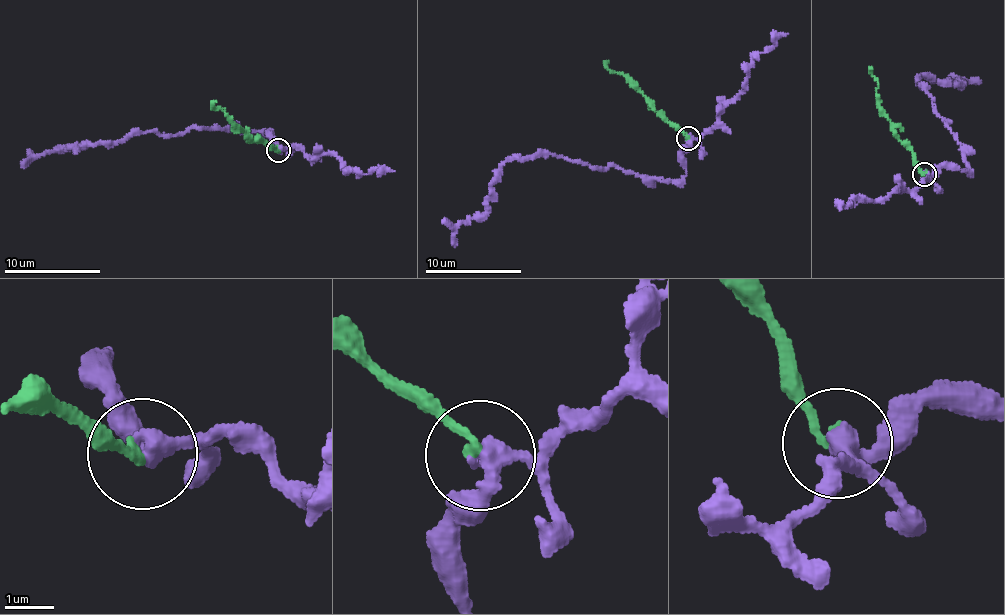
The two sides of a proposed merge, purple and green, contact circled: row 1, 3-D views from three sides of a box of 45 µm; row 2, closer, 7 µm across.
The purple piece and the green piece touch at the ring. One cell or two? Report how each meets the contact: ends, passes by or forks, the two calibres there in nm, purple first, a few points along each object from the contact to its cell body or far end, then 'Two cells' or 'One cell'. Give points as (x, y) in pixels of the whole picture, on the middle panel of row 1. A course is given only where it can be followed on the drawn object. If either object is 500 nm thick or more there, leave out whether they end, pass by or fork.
At the ring purple passes by. At the ring green ends. Thickness 360 nm (purple) against 180 nm. Course of purple: (689, 138), (679, 179), (643, 181), (562, 155), (508, 158), (483, 213), (456, 230), (455, 247). Course of green: (689, 138), (670, 126), (634, 81), (612, 72), (603, 61). Two cells

